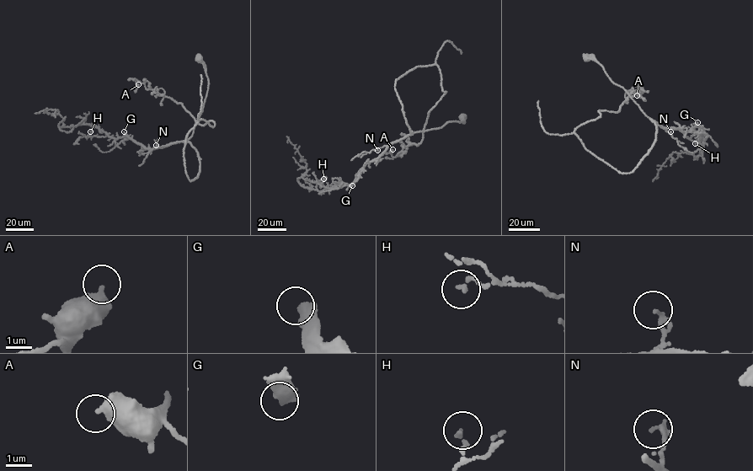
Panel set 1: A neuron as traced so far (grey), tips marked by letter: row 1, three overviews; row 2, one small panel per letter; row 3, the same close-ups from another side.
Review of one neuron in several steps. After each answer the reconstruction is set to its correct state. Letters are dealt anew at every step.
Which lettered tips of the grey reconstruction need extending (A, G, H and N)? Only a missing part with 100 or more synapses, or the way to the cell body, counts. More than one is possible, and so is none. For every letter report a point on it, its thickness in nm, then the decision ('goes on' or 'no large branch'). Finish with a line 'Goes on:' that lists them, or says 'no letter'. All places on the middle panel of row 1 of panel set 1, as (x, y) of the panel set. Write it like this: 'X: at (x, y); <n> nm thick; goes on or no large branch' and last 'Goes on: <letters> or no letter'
A: at (392, 149); 480 nm thick; no large branch
G: at (352, 185); 480 nm thick; goes on
H: at (323, 179); 150 nm thick; no large branch
N: at (377, 150); 220 nm thick; no large branch
Goes on: G

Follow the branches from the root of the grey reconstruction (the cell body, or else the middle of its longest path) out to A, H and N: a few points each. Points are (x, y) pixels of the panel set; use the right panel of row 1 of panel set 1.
A: (587, 56), (656, 125), (648, 152), (622, 173), (574, 131), (599, 110), (616, 112), (642, 88), (637, 95)
H: (587, 56), (662, 127), (685, 134), (697, 125), (699, 134), (706, 136), (704, 143), (695, 143)
N: (587, 56), (601, 66), (610, 79), (627, 92), (648, 118), (670, 134), (670, 131)

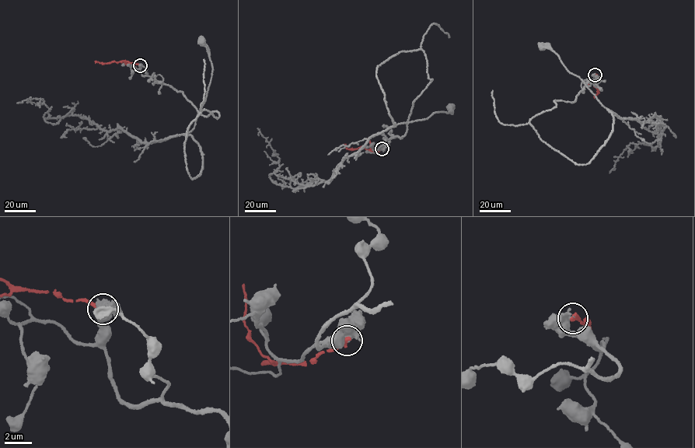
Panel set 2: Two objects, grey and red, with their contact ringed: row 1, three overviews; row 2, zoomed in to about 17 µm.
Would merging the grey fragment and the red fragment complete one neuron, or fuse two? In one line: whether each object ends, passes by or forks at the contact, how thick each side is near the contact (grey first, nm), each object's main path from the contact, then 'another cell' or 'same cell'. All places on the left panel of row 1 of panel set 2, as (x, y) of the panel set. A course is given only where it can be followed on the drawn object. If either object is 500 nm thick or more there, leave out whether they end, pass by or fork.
grey passes by; red ends there; 440 nm thick on the grey side, 360 nm on the other; grey runs (140, 64), (202, 114), (218, 113), (189, 125), (192, 180), (202, 152), (187, 134), (212, 69), (202, 41); red runs (140, 65), (122, 61), (95, 63); another cell

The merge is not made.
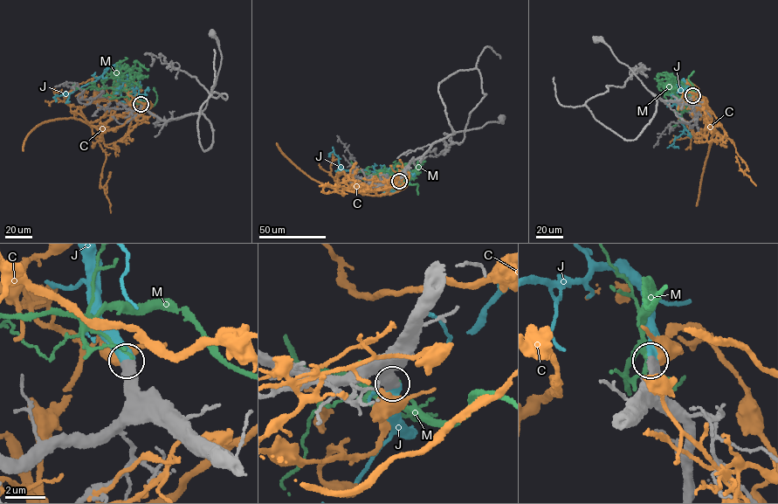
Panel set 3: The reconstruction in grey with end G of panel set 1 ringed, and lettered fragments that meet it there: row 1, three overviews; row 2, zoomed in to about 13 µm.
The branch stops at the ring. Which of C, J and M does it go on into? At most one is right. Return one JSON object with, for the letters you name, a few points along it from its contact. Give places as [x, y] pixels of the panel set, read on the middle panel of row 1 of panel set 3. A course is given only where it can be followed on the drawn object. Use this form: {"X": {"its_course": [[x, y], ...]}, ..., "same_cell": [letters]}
{"J": {"its_course": [[399, 181], [401, 186], [390, 192], [399, 180], [369, 170], [344, 170], [333, 151], [328, 156]]}, "same_cell": ["J"]}

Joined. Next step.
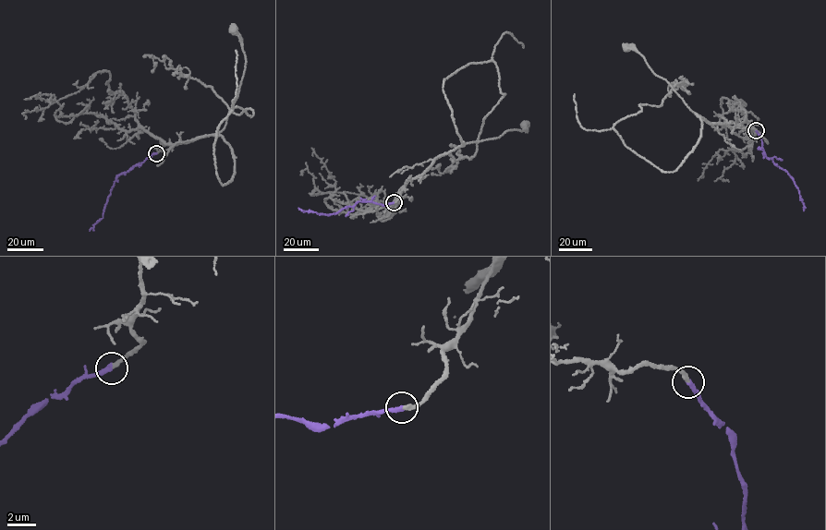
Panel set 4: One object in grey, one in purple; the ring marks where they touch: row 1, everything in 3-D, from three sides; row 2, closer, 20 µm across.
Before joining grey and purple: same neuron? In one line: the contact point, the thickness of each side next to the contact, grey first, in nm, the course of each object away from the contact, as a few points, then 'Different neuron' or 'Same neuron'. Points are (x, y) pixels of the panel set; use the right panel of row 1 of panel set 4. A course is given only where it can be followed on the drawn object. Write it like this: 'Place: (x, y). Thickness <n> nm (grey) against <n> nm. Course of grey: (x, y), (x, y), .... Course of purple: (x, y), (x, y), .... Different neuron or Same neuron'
Place: (756, 130). Thickness 280 nm (grey) against 320 nm. Course of grey: (756, 130), (733, 129), (726, 123), (705, 120), (686, 105), (669, 84), (653, 72), (642, 55), (626, 46). Course of purple: (756, 130), (766, 156), (793, 178), (804, 206), (803, 210). Same neuron

